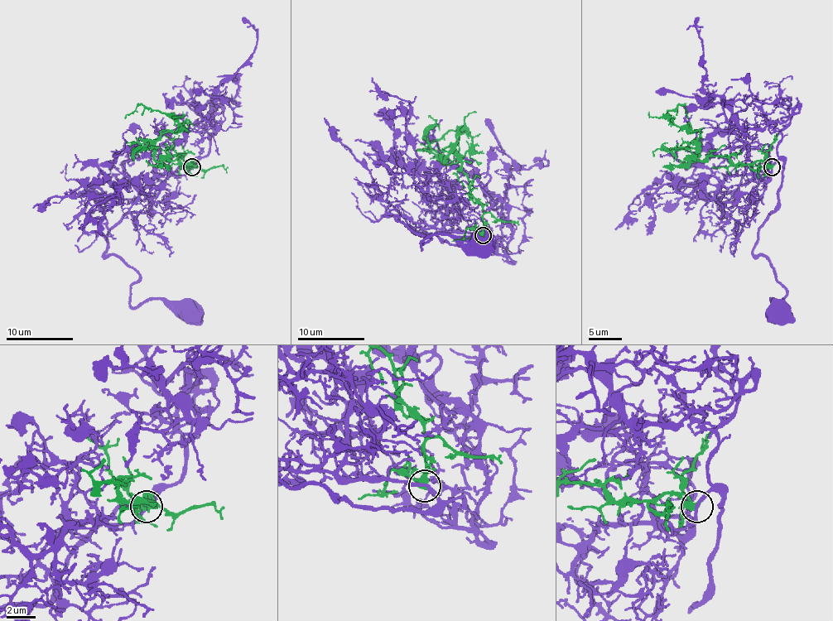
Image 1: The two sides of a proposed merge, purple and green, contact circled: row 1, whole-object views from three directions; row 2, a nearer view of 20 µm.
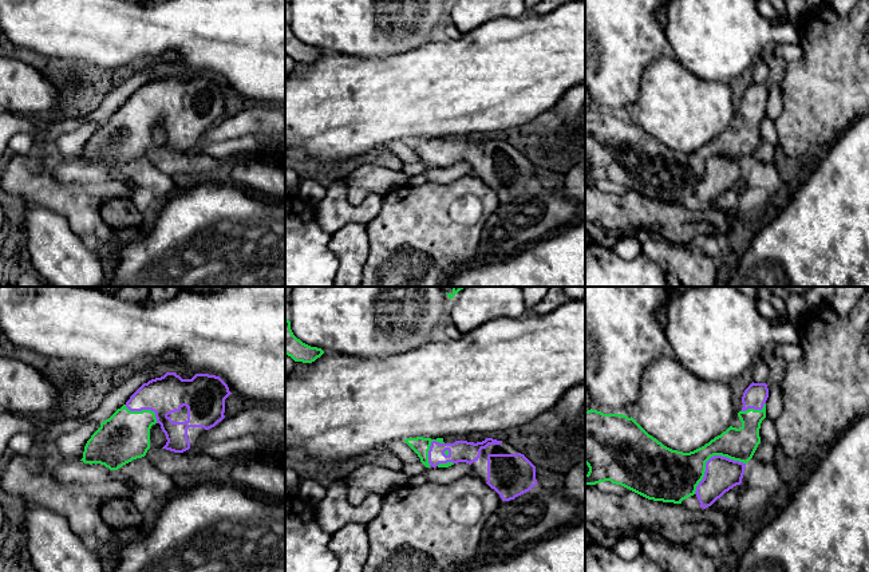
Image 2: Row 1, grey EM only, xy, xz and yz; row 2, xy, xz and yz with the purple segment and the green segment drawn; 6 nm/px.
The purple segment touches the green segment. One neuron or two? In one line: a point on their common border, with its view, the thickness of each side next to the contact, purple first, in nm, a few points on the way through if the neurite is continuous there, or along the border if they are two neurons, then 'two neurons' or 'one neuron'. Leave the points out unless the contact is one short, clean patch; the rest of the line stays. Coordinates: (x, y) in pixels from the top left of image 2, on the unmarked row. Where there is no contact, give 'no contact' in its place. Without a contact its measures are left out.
yz (710, 158) | 200/320 nm | one neuron

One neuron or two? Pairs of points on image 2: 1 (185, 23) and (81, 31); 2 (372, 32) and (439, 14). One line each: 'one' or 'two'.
1: one
2: one

